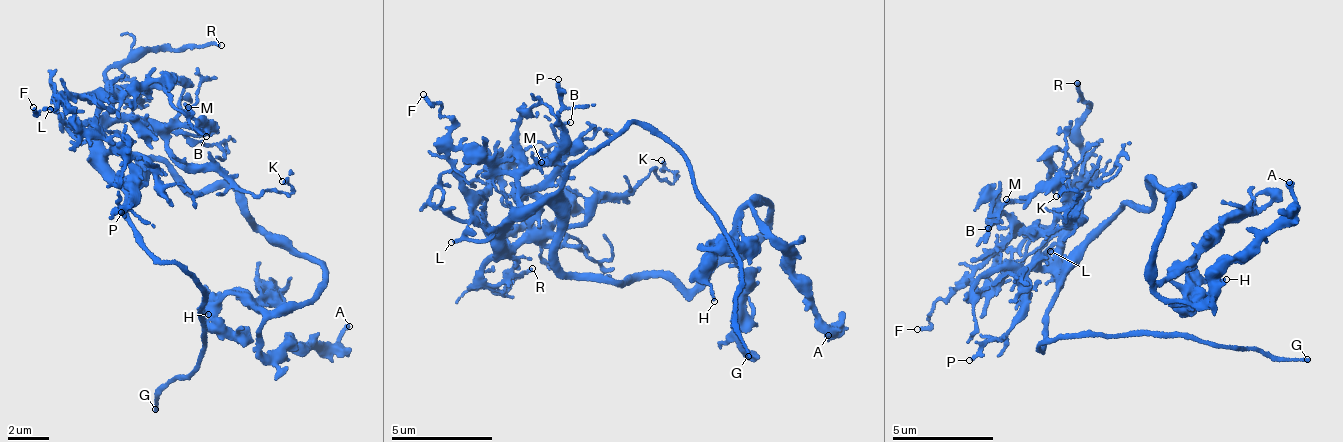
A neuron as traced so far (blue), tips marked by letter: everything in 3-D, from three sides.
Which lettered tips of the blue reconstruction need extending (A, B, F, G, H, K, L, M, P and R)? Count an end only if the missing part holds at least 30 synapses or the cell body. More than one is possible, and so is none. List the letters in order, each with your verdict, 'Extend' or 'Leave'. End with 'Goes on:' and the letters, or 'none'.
A: Leave
B: Leave
F: Leave
G: Extend
H: Leave
K: Leave
L: Leave
M: Leave
P: Leave
R: Leave
Goes on: G

